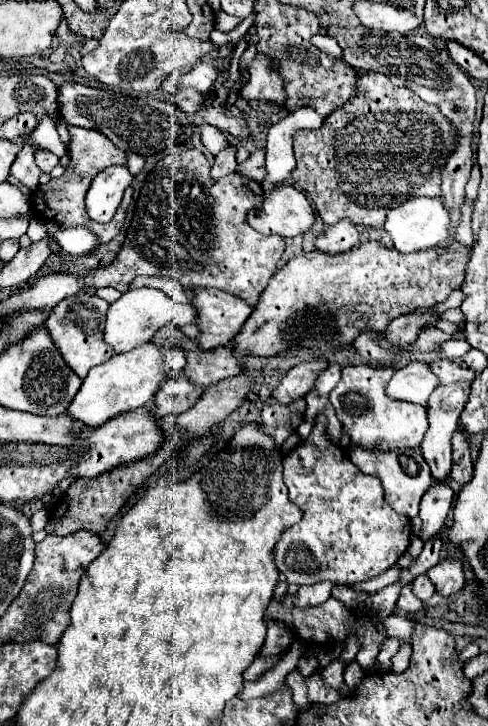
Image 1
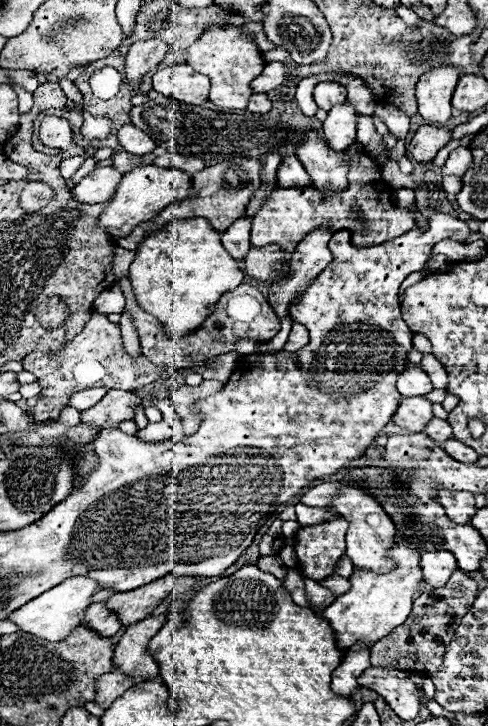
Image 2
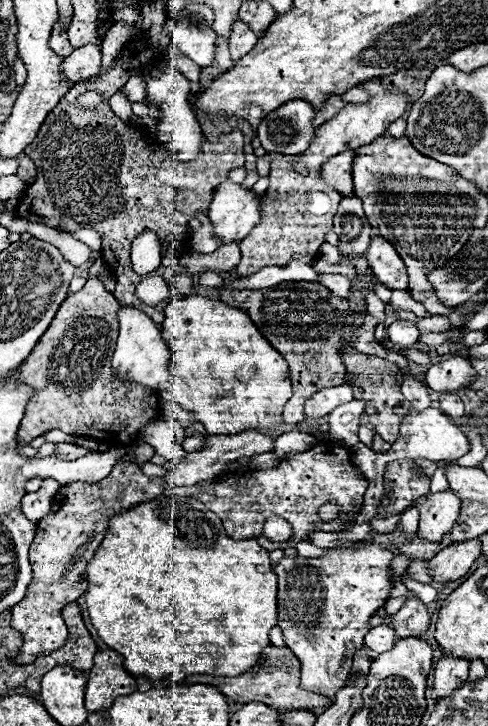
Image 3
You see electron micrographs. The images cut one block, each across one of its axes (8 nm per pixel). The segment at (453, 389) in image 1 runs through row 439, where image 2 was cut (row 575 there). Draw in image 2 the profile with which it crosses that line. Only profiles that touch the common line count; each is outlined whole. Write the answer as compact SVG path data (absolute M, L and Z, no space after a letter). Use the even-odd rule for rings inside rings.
M448 550L424 552L420 566L422 566L424 582L428 582L434 588L442 588L450 580L452 572L458 568L454 554Z

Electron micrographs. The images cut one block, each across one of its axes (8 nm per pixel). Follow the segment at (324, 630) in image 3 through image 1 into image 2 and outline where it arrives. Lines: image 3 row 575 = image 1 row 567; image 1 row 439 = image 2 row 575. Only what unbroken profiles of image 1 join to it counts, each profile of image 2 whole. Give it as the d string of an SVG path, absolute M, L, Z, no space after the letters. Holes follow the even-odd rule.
M344 518L300 528L294 536L300 572L316 582L334 574L334 566L344 554L346 528L348 522Z

